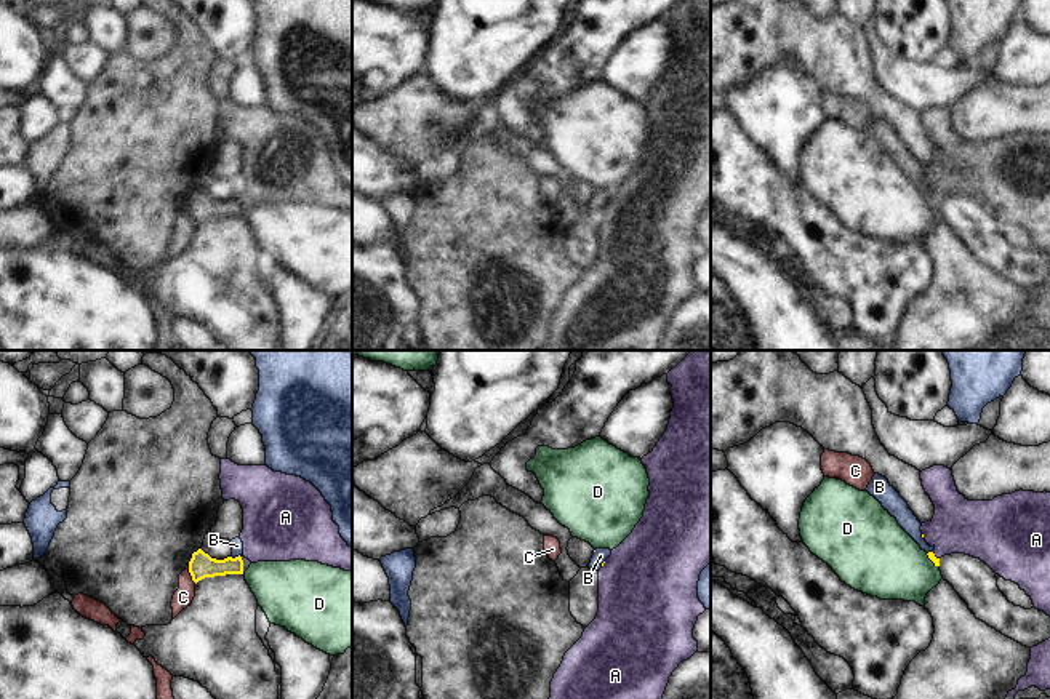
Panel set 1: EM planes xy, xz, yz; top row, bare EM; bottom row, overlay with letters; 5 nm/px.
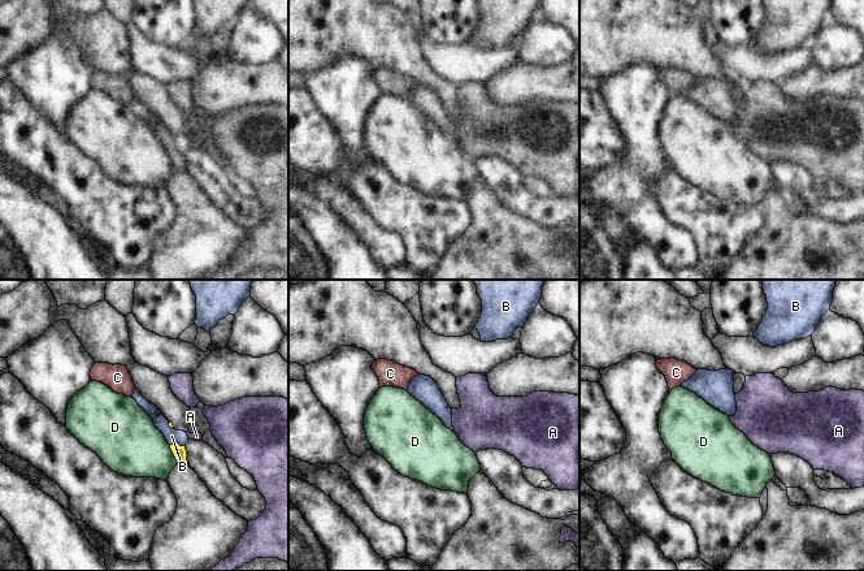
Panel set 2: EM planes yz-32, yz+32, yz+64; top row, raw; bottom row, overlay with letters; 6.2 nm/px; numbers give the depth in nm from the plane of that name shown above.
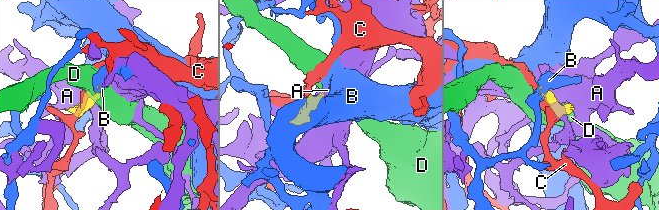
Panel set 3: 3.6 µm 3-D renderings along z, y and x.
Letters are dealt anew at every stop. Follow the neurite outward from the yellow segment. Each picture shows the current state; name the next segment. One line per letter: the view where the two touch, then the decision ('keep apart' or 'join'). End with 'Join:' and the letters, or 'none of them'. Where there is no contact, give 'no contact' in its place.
A: contact in yz; keep apart
B: contact in xy; join
C: contact in xy; keep apart
D: contact in yz; keep apart
Join: B

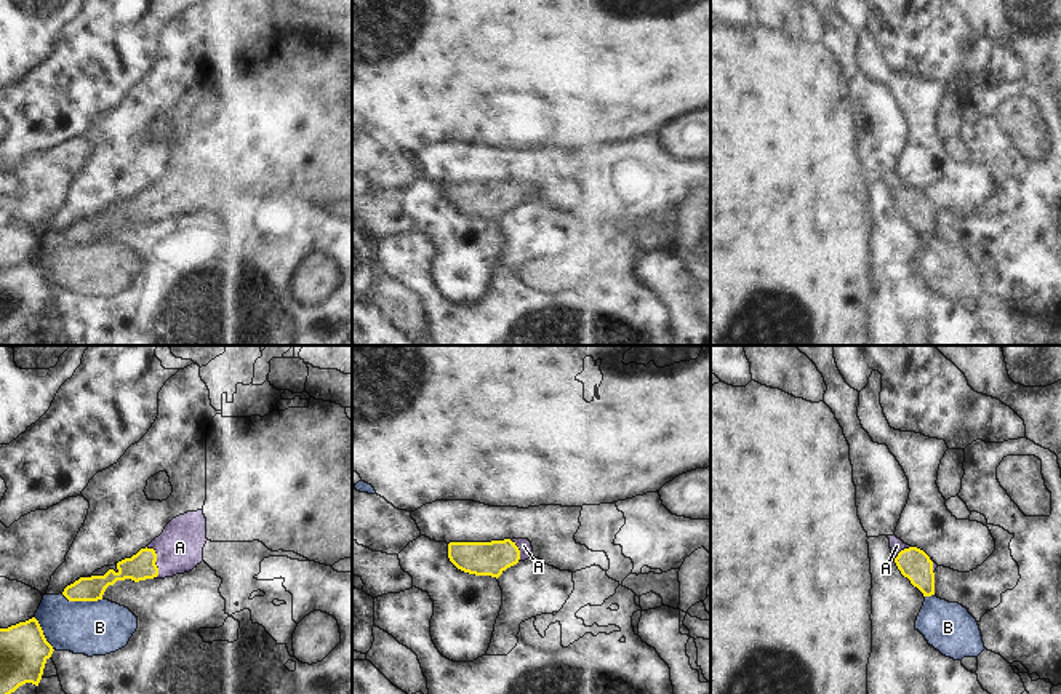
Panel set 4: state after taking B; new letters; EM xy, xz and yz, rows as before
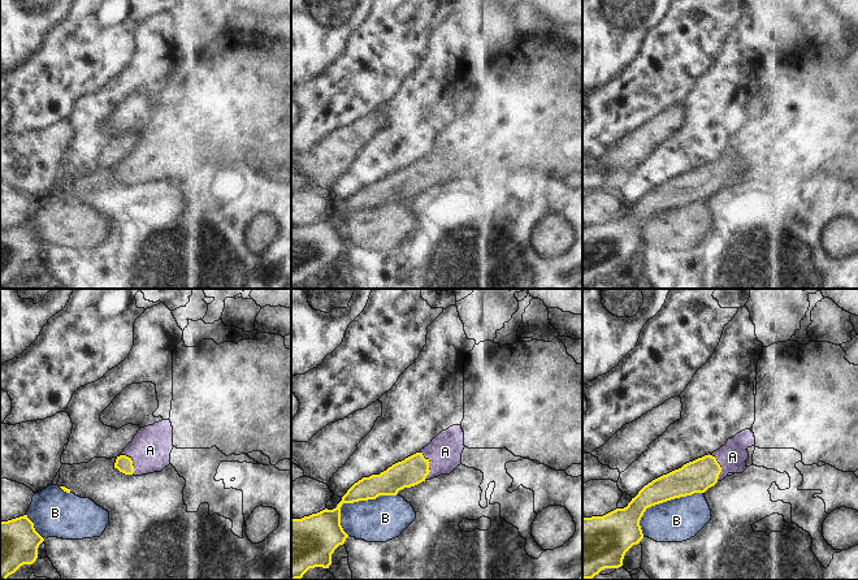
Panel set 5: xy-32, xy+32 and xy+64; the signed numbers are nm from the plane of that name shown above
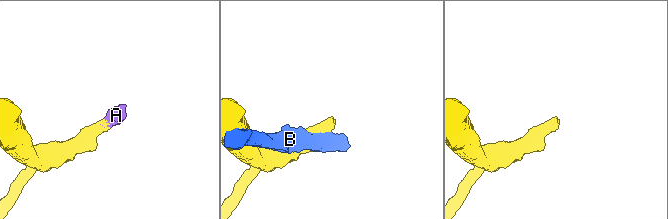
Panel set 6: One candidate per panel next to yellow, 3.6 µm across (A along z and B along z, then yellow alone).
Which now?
A: contact in xy; join
B: contact in xy; keep apart
Join: A

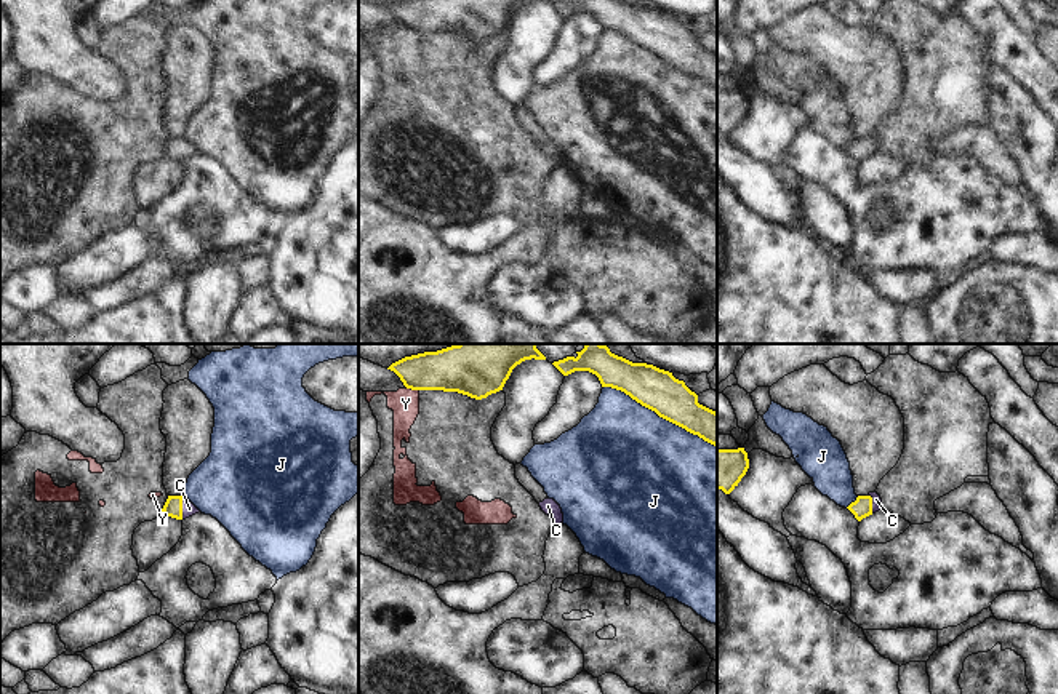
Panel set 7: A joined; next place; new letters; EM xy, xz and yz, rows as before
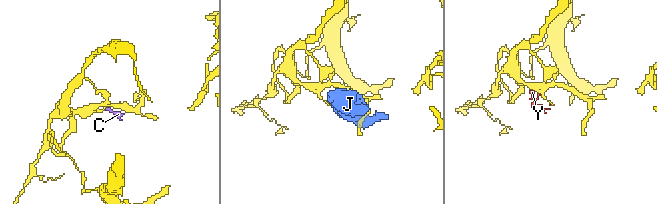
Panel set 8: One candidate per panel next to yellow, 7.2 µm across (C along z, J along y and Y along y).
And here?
C: contact in xy; join
J: contact in xz; keep apart
Y: contact in xz; keep apart
Join: C

